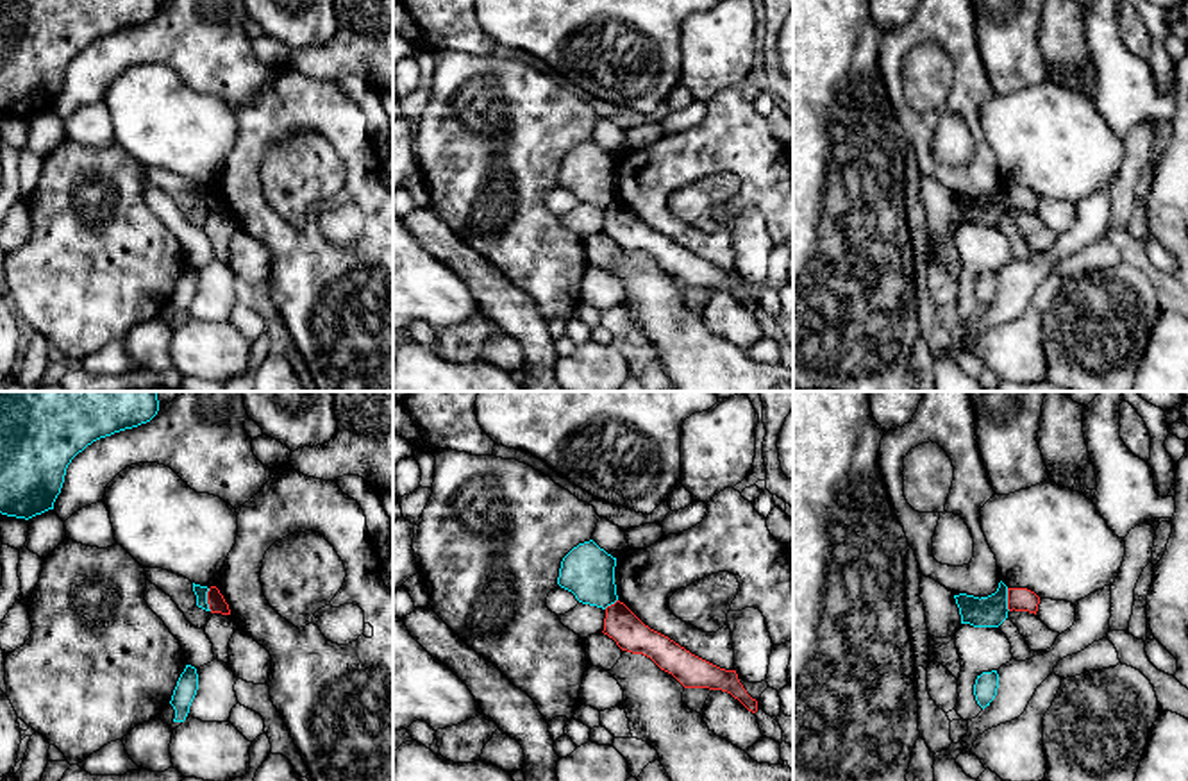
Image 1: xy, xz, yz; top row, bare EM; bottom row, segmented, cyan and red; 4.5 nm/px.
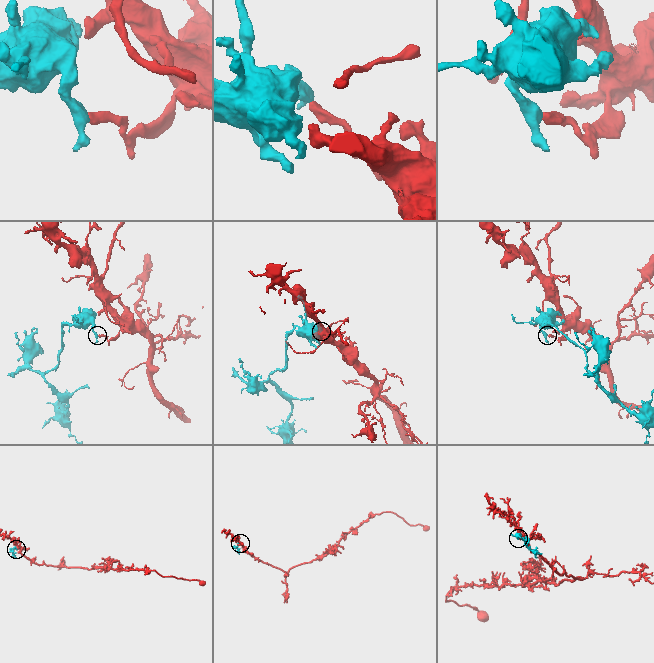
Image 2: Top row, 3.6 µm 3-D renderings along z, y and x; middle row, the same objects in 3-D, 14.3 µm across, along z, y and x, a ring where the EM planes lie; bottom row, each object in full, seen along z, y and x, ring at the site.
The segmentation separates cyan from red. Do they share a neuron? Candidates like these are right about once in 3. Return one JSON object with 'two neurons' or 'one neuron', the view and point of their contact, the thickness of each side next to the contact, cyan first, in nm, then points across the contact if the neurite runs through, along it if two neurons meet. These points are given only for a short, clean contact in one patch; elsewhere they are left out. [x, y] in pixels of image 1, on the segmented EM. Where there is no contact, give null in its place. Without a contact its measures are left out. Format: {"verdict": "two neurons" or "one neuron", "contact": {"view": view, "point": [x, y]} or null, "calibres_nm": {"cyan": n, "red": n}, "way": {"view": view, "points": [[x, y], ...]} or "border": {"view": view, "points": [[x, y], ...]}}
{"verdict": "two neurons", "contact": {"view": "xy", "point": [206, 599]}, "calibres_nm": {"cyan": 60, "red": 80}, "border": {"view": "xy", "points": [[208, 588], [208, 606], [211, 610]]}}

